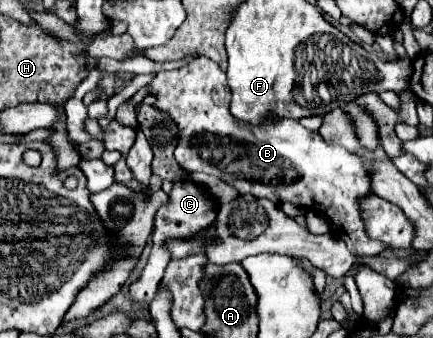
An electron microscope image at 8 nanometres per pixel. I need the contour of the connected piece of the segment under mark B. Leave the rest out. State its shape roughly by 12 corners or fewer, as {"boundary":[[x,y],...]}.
{"boundary":[[217,63],[149,83],[179,125],[177,163],[321,213],[381,255],[363,159],[295,119],[229,113]]}

